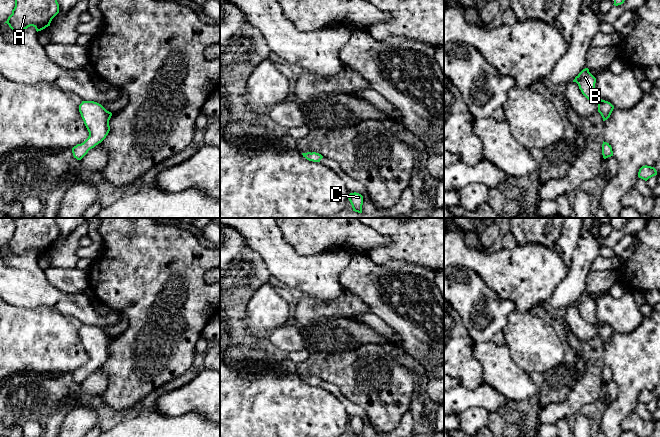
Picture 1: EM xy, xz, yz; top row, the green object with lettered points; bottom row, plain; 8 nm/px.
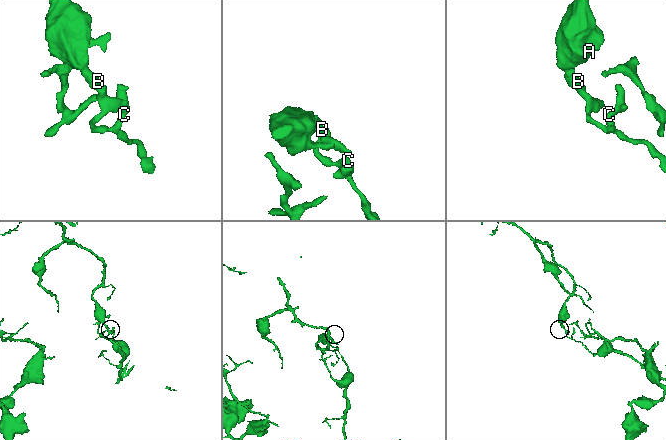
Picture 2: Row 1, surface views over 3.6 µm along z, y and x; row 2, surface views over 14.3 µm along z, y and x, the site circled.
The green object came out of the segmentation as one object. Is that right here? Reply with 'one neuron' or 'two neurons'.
two neurons

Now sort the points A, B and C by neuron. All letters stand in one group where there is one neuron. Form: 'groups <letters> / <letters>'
groups A B / C

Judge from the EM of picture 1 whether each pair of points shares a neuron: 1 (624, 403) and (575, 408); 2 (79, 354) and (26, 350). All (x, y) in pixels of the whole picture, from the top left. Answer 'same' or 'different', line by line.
1: different
2: same

